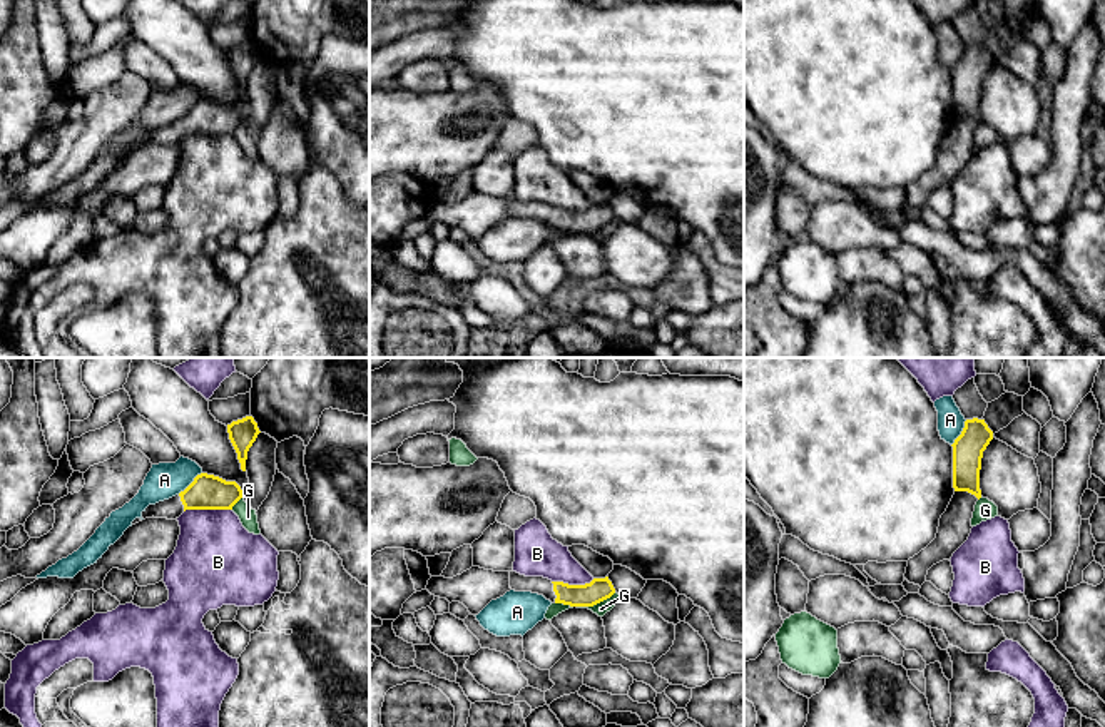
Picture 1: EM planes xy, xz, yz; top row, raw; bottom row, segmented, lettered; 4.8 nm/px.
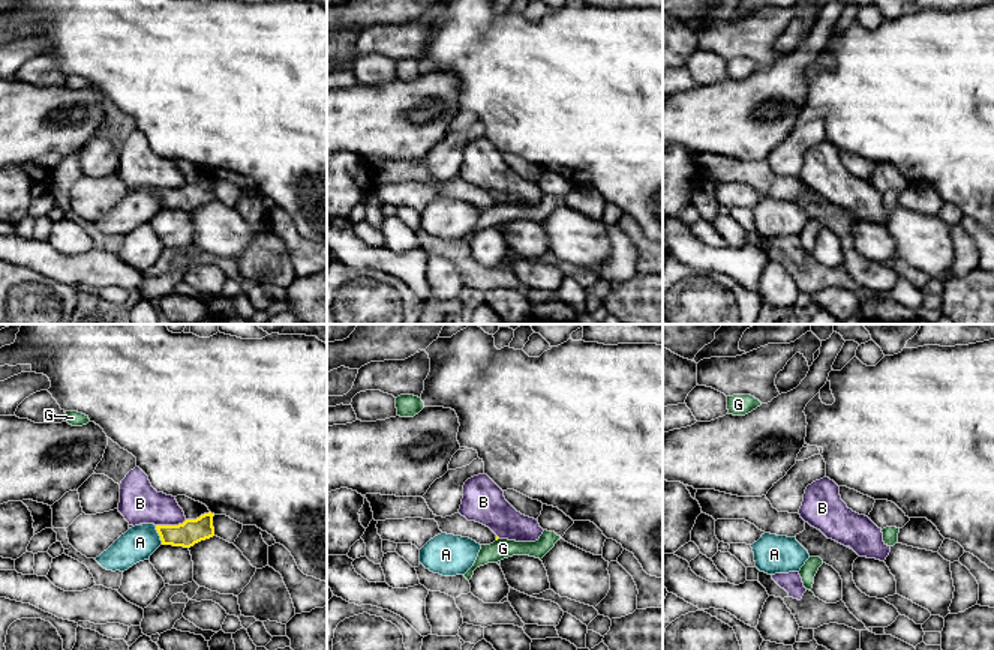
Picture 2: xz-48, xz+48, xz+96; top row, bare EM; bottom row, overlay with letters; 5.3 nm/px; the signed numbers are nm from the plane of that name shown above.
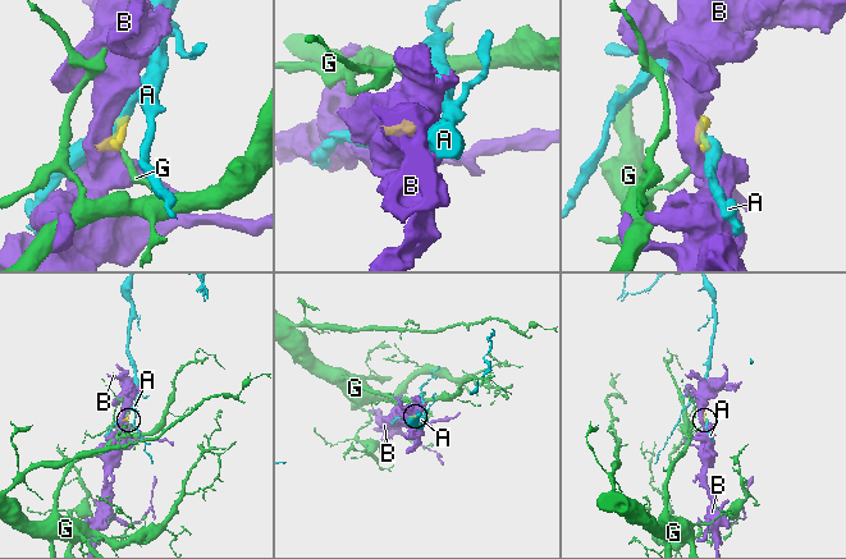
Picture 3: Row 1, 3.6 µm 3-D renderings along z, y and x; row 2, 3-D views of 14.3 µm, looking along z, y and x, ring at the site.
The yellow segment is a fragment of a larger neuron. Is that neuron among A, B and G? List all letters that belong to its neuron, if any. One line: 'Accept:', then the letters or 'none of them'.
Accept: none of them

